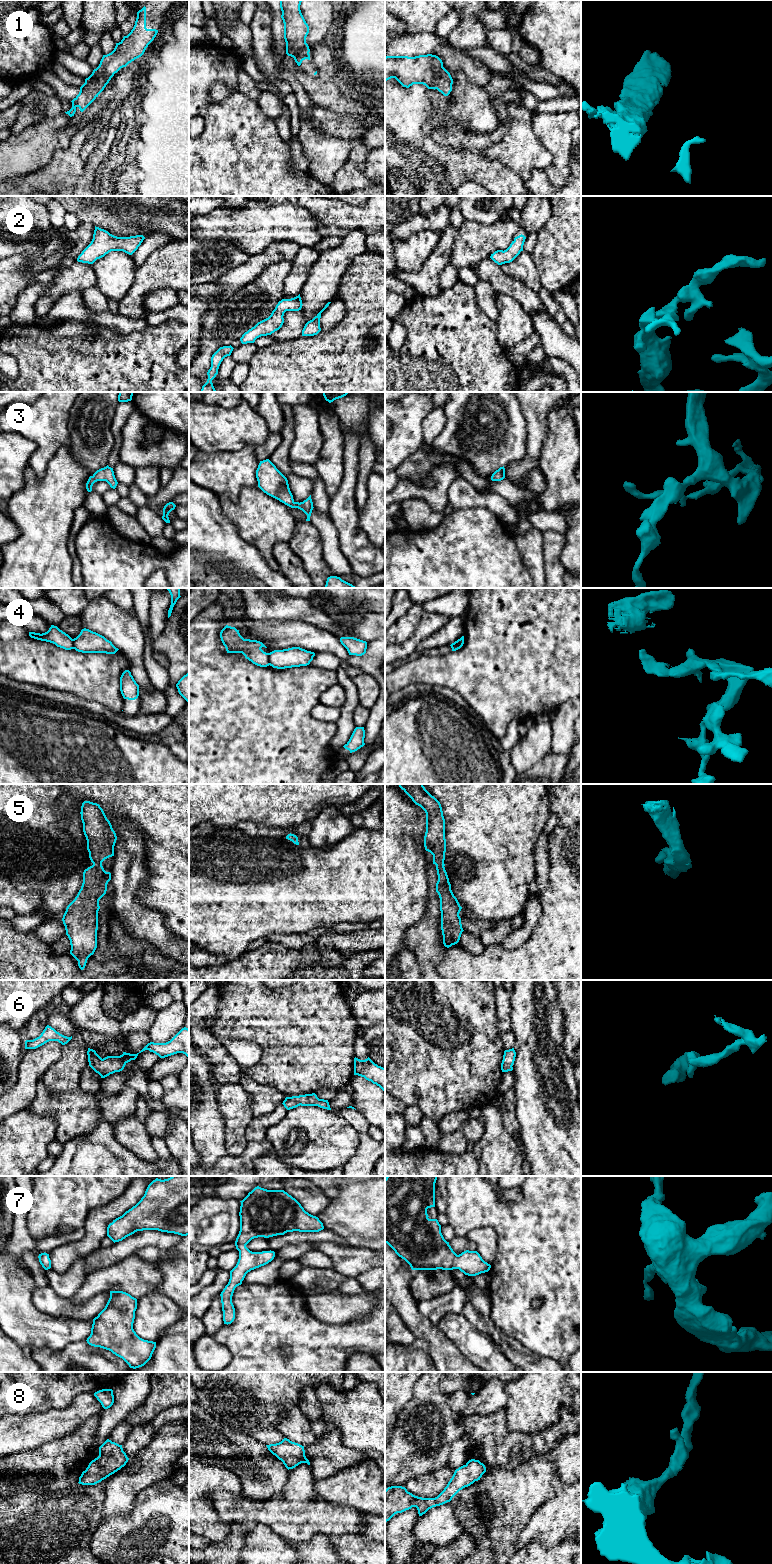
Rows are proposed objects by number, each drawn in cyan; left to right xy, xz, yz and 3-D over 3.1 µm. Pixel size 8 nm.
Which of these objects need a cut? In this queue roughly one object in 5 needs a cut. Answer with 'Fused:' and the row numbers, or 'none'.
Fused: 4

